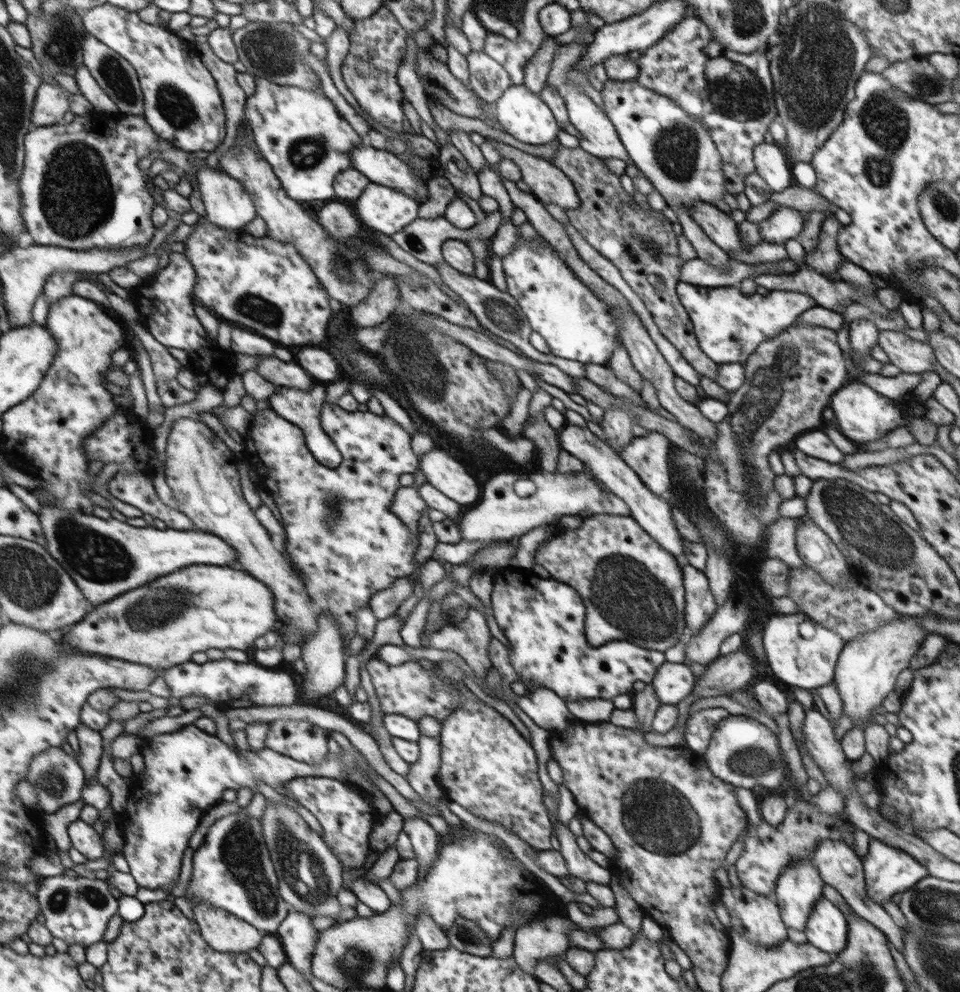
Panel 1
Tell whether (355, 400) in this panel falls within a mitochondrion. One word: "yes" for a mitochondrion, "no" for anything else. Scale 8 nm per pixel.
no

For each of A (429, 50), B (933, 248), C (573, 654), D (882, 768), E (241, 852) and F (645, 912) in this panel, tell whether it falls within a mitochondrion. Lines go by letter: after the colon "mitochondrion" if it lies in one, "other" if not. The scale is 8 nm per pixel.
A: other
B: other
C: other
D: other
E: mitochondrion
F: other

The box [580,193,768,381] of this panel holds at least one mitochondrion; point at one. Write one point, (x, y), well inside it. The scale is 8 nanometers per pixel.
(654, 250)

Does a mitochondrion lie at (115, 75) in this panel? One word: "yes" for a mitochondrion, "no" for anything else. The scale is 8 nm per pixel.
yes

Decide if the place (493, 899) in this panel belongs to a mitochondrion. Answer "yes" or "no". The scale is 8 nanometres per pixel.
no

